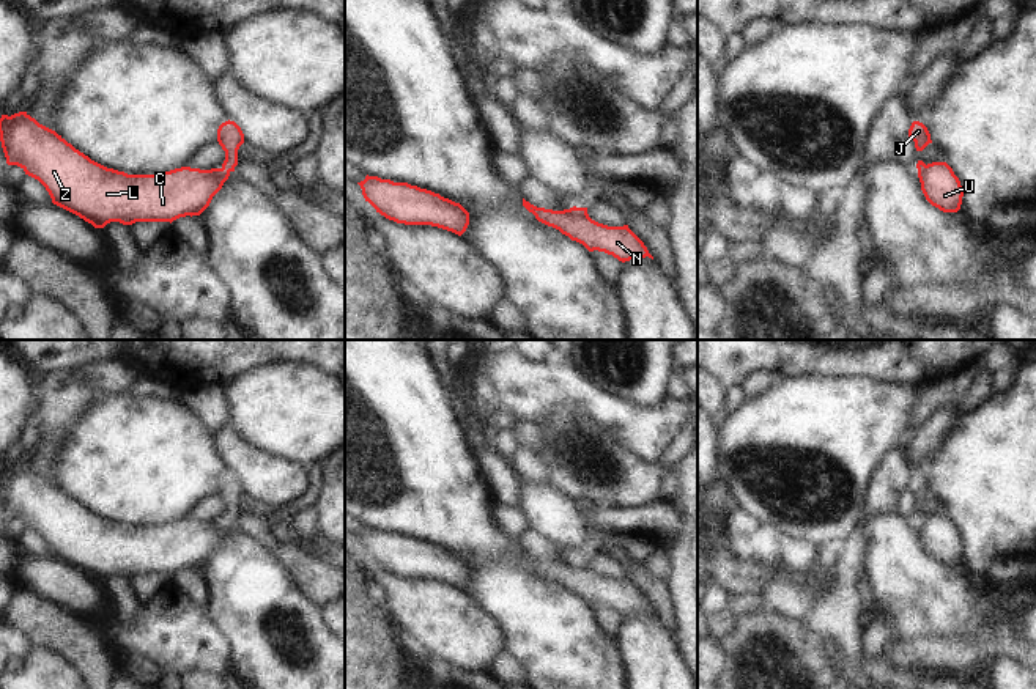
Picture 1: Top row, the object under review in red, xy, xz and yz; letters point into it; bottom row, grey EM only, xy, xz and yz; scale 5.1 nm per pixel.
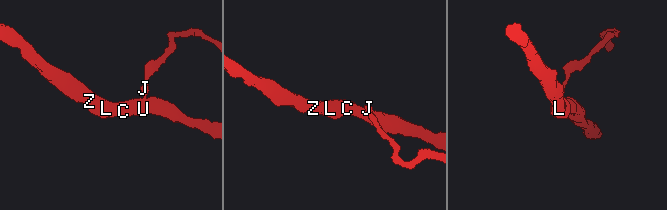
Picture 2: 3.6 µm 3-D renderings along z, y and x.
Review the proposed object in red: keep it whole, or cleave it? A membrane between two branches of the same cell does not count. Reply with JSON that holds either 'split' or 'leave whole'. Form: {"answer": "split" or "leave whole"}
{"answer": "split"}

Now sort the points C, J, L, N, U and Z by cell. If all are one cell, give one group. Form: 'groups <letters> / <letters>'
groups C L N U Z / J

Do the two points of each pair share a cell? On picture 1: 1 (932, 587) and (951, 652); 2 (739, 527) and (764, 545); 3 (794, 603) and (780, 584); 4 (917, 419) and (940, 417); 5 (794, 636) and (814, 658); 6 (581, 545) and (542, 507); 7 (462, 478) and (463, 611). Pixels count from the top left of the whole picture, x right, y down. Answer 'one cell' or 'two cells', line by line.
1: two cells
2: one cell
3: one cell
4: two cells
5: one cell
6: one cell
7: two cells

